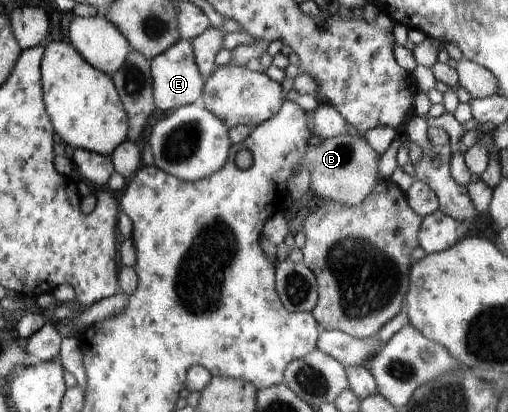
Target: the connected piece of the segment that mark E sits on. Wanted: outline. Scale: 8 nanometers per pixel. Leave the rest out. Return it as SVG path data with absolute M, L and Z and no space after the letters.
M180 39L173 47L153 58L149 63L153 82L153 97L157 109L175 111L180 107L201 101L205 82L197 69L190 41Z

